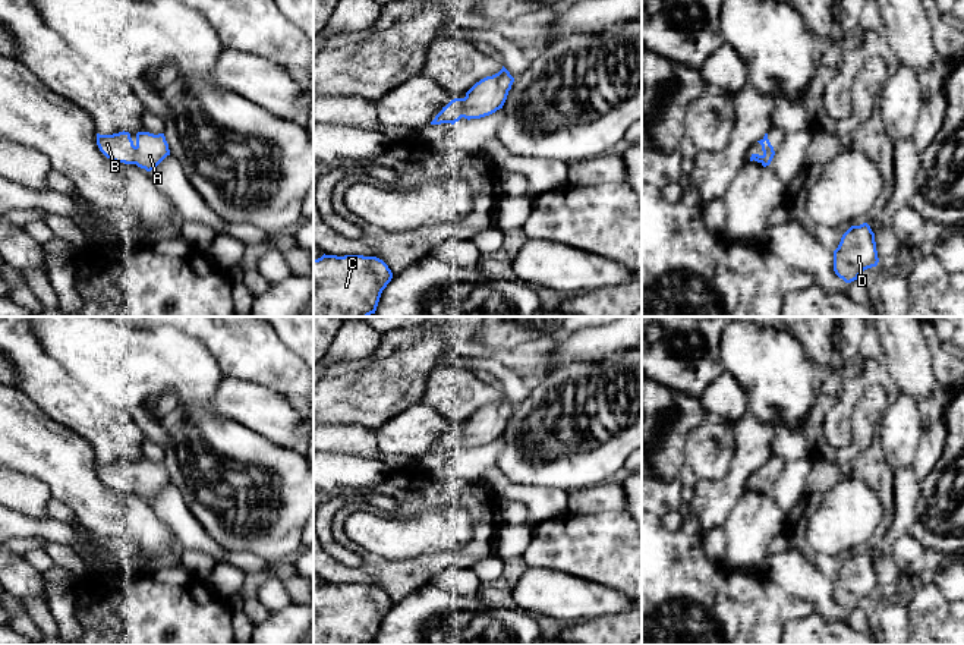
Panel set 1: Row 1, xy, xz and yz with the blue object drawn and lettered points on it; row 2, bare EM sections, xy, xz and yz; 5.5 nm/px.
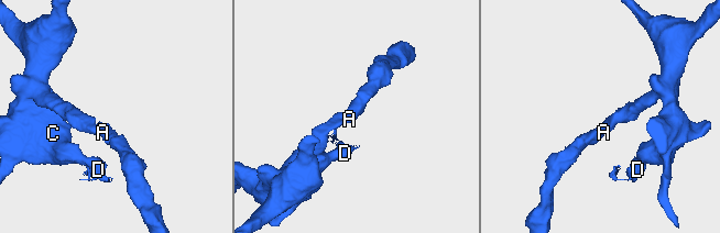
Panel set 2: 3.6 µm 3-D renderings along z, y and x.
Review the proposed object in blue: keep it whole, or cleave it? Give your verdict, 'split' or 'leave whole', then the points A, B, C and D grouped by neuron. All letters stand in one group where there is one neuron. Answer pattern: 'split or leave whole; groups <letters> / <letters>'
leave whole; groups A B C D

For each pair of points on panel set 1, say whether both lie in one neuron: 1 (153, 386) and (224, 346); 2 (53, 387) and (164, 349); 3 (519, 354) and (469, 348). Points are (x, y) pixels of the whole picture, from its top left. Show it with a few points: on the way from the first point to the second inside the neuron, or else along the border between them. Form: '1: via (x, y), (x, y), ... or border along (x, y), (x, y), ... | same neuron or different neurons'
1: border along (183, 332), (197, 337), (207, 348), (223, 376) | different neurons
2: border along (50, 356), (103, 400) | different neurons
3: via (507, 355), (481, 351) | same neuron

